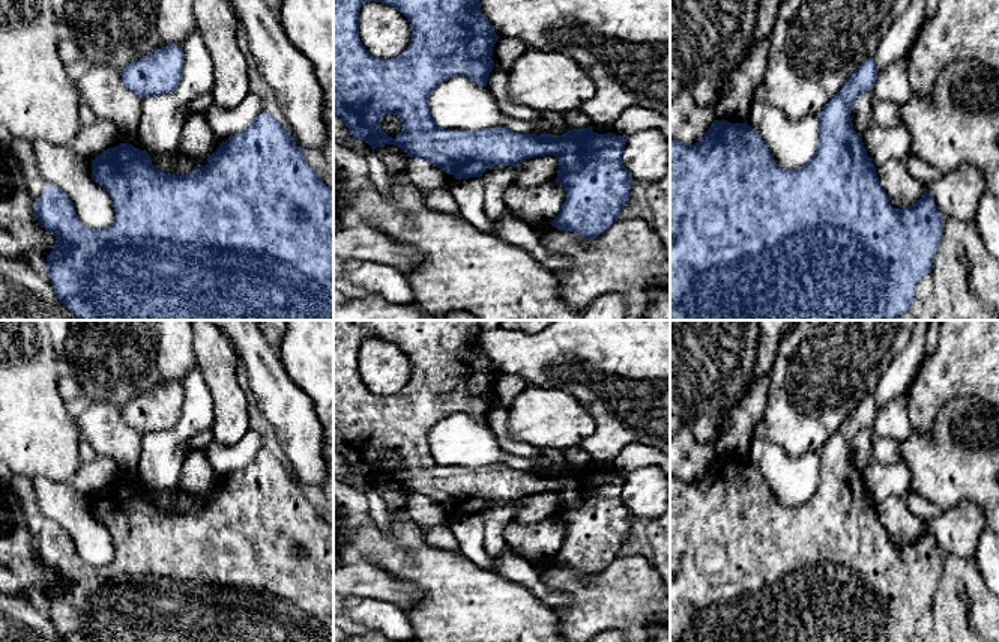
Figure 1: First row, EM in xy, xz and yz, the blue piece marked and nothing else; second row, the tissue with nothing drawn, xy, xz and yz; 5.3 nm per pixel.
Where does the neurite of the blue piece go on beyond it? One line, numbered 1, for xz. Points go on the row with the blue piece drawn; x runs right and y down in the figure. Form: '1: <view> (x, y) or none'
1: none

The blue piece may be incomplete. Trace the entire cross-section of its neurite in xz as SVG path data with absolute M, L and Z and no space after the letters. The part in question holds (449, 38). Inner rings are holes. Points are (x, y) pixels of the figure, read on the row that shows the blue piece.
M334 0L334 111L352 135L368 143L373 152L394 144L407 156L424 158L458 180L481 177L493 165L518 167L526 159L554 155L559 161L556 182L566 191L566 200L550 224L592 241L620 218L629 201L631 183L635 180L622 162L626 138L613 132L593 132L592 126L571 129L562 135L518 134L500 126L451 131L437 126L431 116L428 98L449 78L467 77L487 86L497 39L479 0ZM365 2L391 5L409 20L412 39L400 56L377 59L362 45L359 11ZM385 114L394 114L403 123L403 131L395 138L382 129Z

